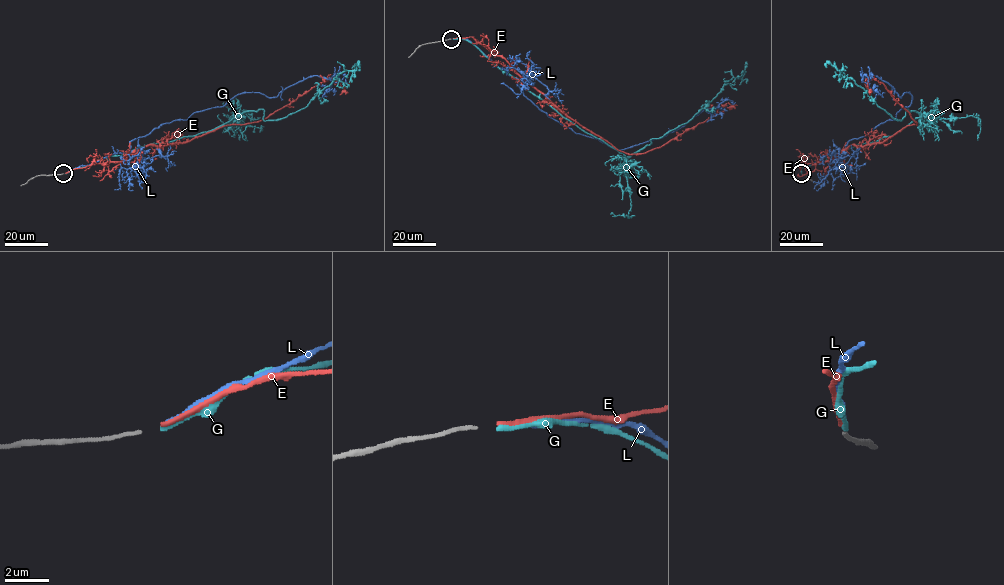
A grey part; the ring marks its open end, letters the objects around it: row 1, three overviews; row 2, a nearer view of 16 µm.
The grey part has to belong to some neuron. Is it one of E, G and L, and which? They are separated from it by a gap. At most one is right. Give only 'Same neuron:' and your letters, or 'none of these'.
Same neuron: E

